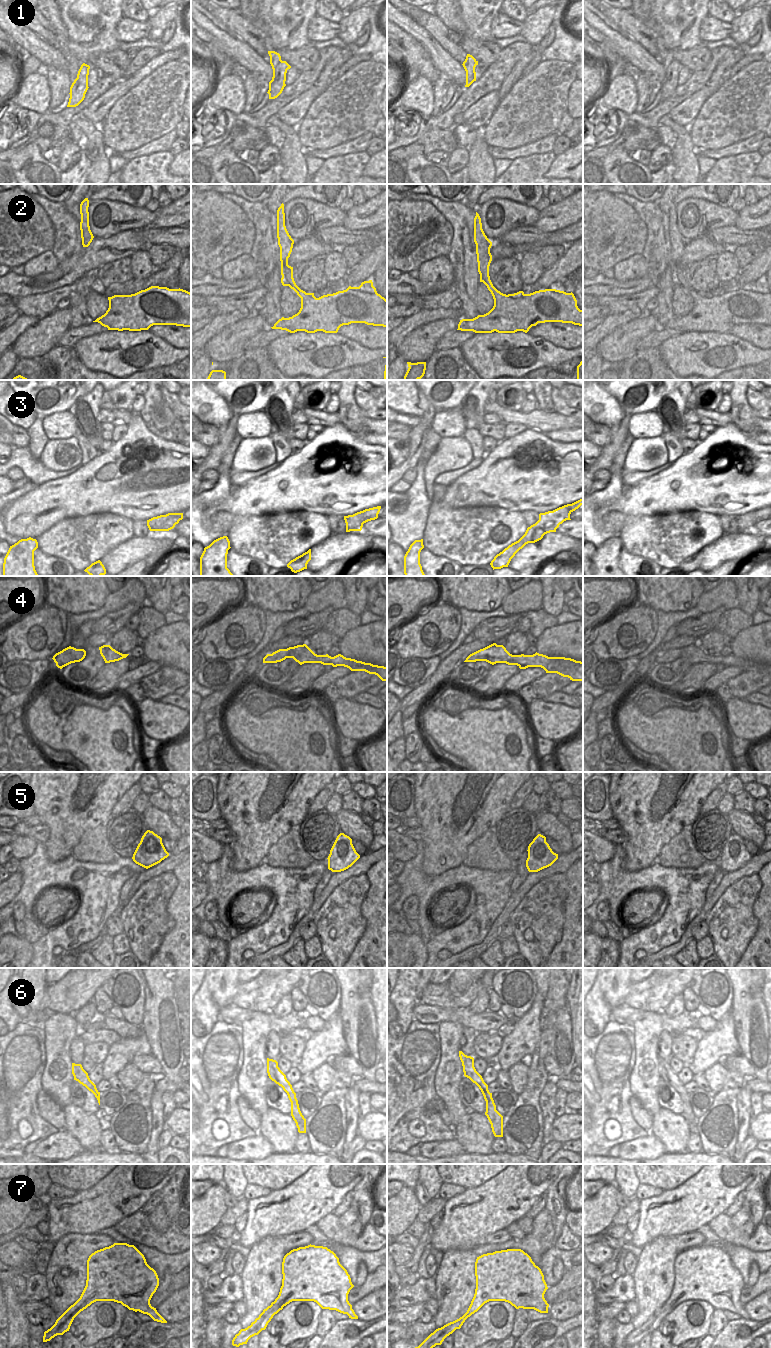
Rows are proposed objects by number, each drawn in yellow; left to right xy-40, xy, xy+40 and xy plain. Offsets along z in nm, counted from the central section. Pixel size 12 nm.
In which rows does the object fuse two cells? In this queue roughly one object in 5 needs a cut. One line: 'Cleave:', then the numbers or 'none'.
Cleave: 3

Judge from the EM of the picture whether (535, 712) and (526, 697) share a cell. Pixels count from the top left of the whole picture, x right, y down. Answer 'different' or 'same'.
different

